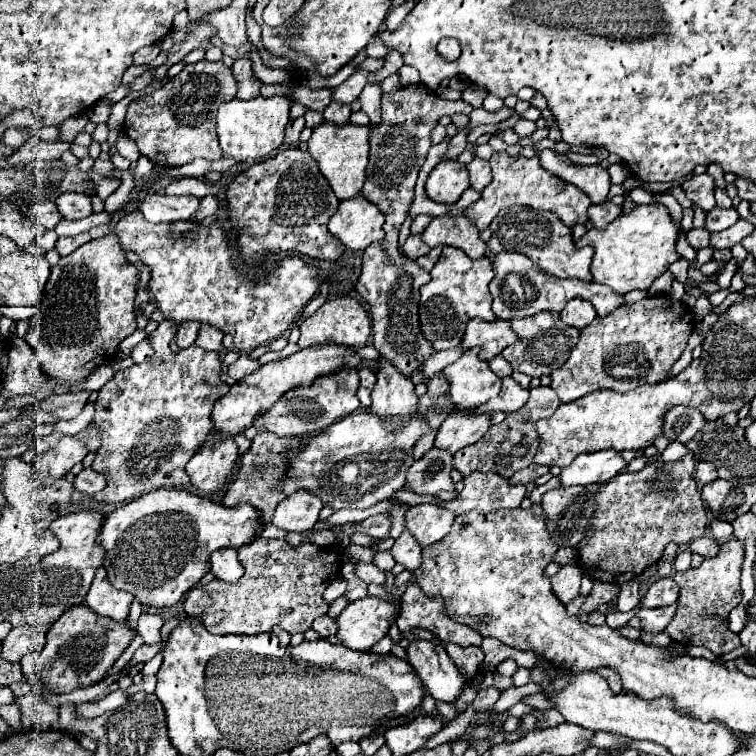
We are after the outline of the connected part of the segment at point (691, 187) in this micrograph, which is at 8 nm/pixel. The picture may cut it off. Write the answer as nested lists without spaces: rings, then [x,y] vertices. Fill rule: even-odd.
[[[701,173],[701,175],[693,175],[691,179],[687,179],[683,185],[685,189],[685,195],[695,203],[699,205],[701,209],[709,211],[715,207],[715,197],[713,197],[713,179],[709,173]]]

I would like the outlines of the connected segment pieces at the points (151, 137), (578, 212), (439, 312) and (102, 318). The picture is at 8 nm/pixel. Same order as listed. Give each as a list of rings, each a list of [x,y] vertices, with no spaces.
[[[205,59],[193,65],[185,65],[179,75],[163,85],[163,95],[149,95],[143,97],[145,105],[127,107],[123,131],[137,143],[141,155],[163,167],[185,165],[197,157],[217,161],[223,157],[223,153],[217,143],[215,111],[221,103],[231,101],[235,91],[235,79],[223,61]]]
[[[505,151],[491,155],[491,169],[493,169],[493,181],[481,191],[481,197],[465,209],[465,215],[477,223],[479,231],[487,229],[491,219],[505,207],[513,205],[527,205],[541,211],[553,211],[567,227],[573,227],[577,223],[587,221],[587,207],[591,205],[589,197],[577,189],[575,185],[563,183],[555,175],[543,171],[539,165],[539,159],[523,159],[523,157],[509,157]]]
[[[443,247],[437,265],[431,269],[431,281],[421,287],[421,301],[419,301],[421,333],[435,351],[457,347],[469,319],[473,317],[479,317],[483,321],[495,319],[495,313],[491,311],[491,293],[487,287],[491,279],[493,279],[493,267],[487,257],[471,259],[461,249]]]
[[[115,233],[91,239],[71,255],[61,257],[51,269],[43,303],[29,321],[27,333],[27,341],[37,353],[43,371],[57,383],[63,383],[85,379],[91,369],[111,363],[119,343],[135,331],[135,293],[137,267],[125,259]]]

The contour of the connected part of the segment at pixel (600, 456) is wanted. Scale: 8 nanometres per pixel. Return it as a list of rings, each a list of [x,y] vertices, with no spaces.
[[[599,451],[599,453],[581,453],[573,459],[569,467],[563,467],[559,475],[561,487],[569,485],[589,485],[605,483],[615,477],[627,463],[617,451]]]

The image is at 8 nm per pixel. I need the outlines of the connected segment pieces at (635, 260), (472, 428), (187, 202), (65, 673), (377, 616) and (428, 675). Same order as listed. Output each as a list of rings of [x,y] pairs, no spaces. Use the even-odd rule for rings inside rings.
[[[637,205],[635,211],[621,213],[605,231],[587,231],[575,247],[585,245],[595,249],[591,263],[591,275],[595,283],[609,285],[615,293],[627,293],[631,289],[649,289],[649,285],[667,271],[667,267],[679,259],[675,251],[677,227],[665,205]]]
[[[461,409],[455,415],[449,415],[439,427],[435,435],[435,449],[445,449],[455,455],[459,449],[473,445],[479,437],[483,437],[489,427],[489,413],[471,415],[467,409]]]
[[[155,193],[147,195],[145,201],[139,205],[139,211],[145,215],[147,221],[163,223],[163,221],[187,221],[199,209],[199,197],[195,195],[165,195]]]
[[[87,605],[71,607],[71,611],[67,611],[67,615],[61,615],[51,625],[51,631],[47,631],[47,645],[41,651],[29,653],[29,655],[25,655],[21,659],[21,669],[23,669],[25,679],[29,683],[39,679],[45,685],[47,691],[53,691],[53,693],[71,693],[71,691],[75,691],[79,687],[89,687],[89,685],[95,685],[95,683],[103,681],[107,671],[113,667],[113,663],[121,657],[121,653],[131,643],[133,635],[135,633],[129,629],[127,623],[115,623],[113,619],[95,615],[95,611],[91,611]]]
[[[363,597],[349,603],[337,617],[337,639],[355,651],[369,651],[381,641],[391,621],[395,619],[397,607],[377,597]]]
[[[413,639],[407,647],[407,661],[413,665],[427,691],[437,701],[453,703],[461,695],[463,679],[459,669],[441,645],[435,645],[433,641]]]

